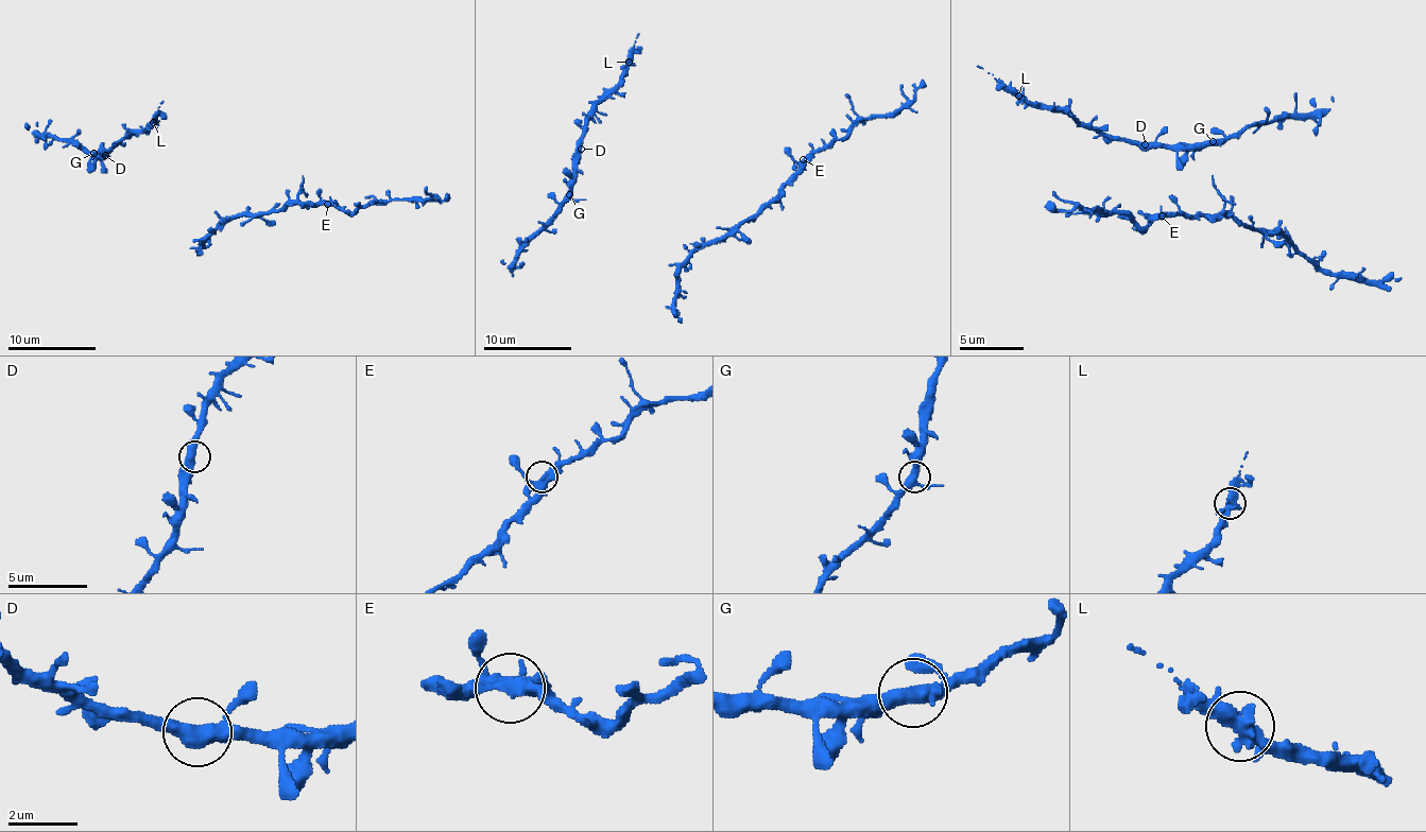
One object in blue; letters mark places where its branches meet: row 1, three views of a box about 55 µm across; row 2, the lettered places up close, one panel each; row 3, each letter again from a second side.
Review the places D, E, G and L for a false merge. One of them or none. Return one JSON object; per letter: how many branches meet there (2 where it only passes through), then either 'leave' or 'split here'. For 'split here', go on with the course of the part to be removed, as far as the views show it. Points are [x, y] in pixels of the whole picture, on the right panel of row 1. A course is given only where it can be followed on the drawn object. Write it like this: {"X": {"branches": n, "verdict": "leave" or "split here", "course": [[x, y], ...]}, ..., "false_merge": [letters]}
{"D": {"branches": 3, "verdict": "leave"}, "E": {"branches": 3, "verdict": "leave"}, "G": {"branches": 3, "verdict": "leave"}, "L": {"branches": 3, "verdict": "leave"}, "false_merge": []}

